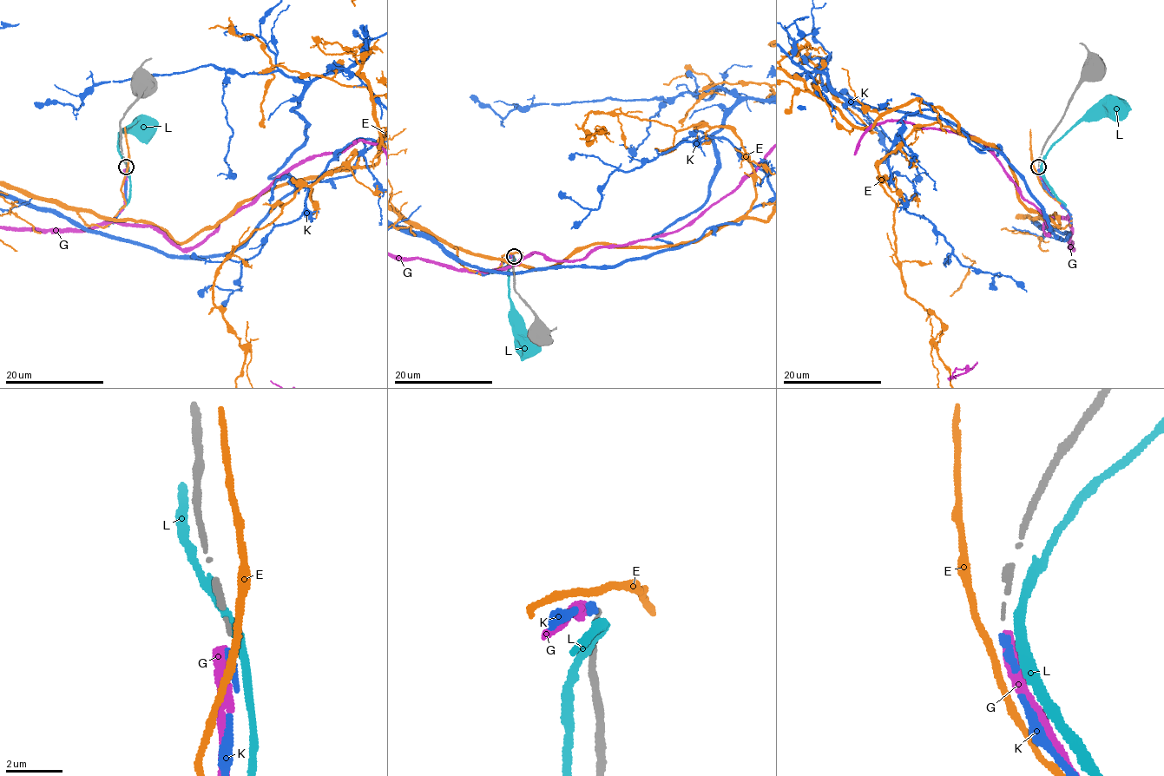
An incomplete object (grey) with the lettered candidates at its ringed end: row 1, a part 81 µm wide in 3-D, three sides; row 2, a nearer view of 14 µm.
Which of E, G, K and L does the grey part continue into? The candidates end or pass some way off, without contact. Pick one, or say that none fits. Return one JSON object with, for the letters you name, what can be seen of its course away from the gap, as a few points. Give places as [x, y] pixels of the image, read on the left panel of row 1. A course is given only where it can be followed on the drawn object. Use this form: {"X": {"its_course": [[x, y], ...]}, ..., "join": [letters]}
{"join": ["K"]}

